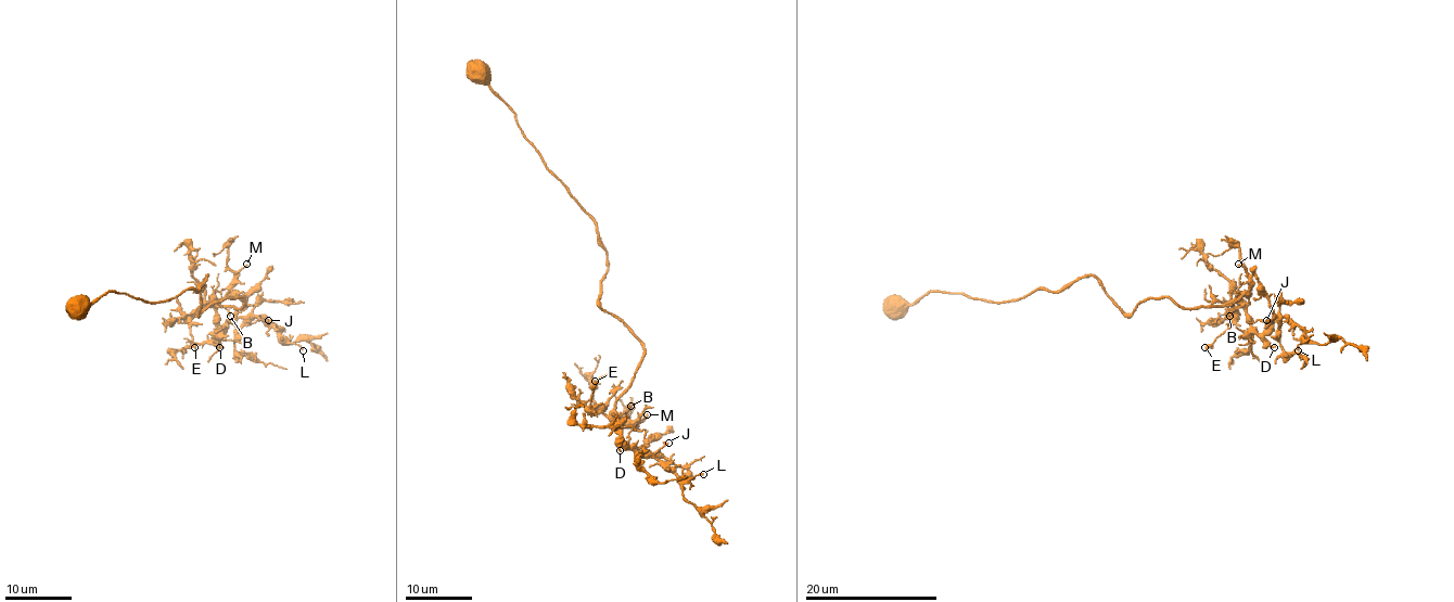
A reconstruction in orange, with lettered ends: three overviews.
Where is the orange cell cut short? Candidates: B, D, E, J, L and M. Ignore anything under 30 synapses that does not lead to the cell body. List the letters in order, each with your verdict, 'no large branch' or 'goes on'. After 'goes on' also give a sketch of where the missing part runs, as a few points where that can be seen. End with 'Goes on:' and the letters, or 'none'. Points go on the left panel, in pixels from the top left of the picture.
B: no large branch
D: no large branch
E: no large branch
J: no large branch
L: no large branch
M: no large branch
Goes on: none

